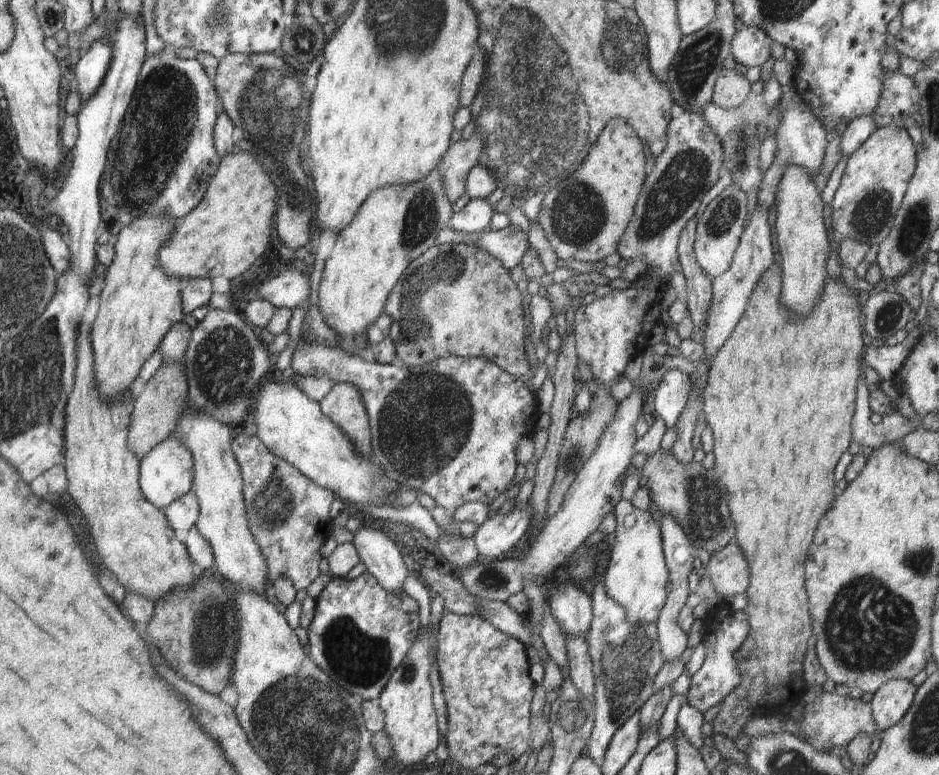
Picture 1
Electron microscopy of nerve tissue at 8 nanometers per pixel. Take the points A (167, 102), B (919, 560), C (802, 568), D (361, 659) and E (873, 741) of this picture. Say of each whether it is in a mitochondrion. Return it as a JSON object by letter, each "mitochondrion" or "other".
{"A":"mitochondrion","B":"mitochondrion","C":"other","D":"mitochondrion","E":"other"}

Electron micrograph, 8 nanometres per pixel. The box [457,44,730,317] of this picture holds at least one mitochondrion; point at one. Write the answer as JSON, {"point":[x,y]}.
{"point":[679,184]}

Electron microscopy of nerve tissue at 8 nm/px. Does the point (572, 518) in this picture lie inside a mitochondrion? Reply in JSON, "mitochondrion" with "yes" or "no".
{"mitochondrion":"no"}

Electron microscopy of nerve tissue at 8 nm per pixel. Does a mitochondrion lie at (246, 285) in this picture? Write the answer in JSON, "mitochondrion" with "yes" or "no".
{"mitochondrion":"no"}

